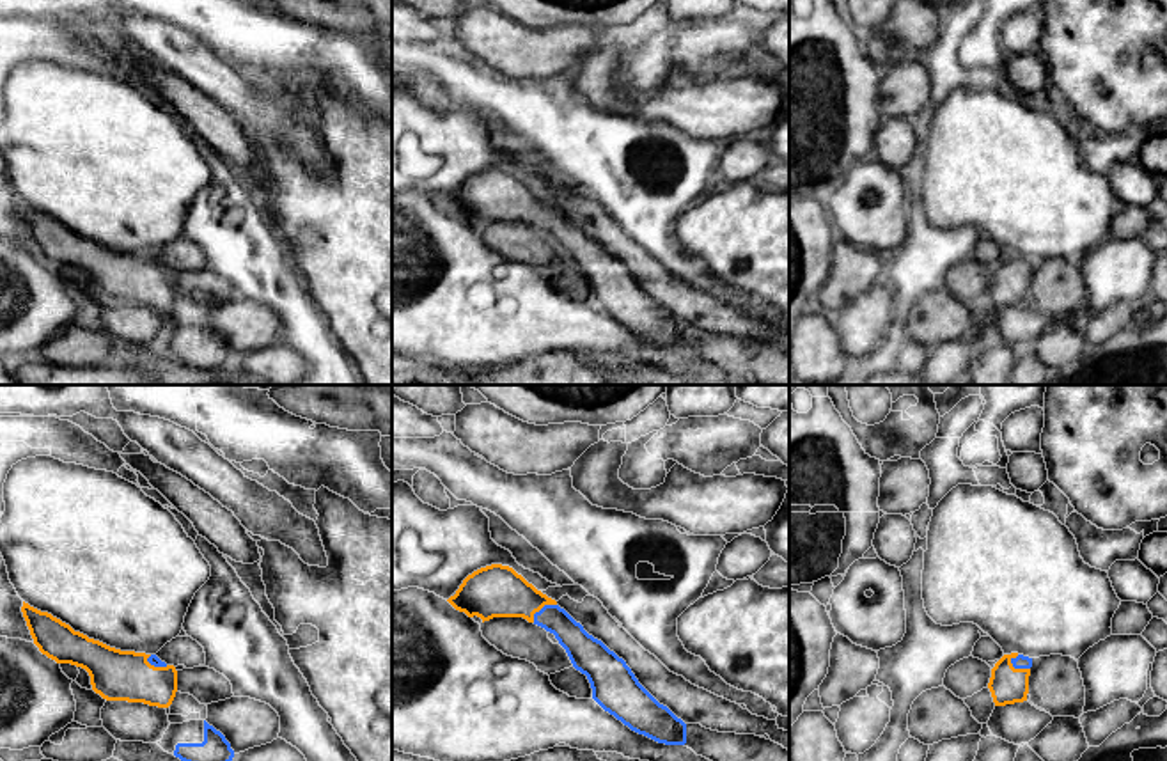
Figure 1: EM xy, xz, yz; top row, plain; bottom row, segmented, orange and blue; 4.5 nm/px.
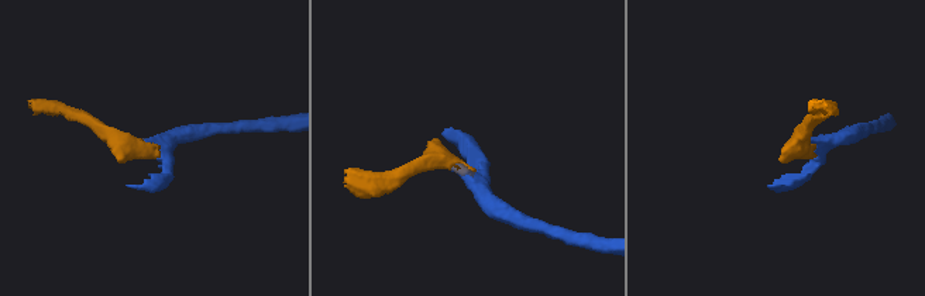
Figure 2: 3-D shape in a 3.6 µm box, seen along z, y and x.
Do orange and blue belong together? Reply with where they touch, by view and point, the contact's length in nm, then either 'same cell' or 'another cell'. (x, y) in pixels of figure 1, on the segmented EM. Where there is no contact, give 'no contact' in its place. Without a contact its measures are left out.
contact yz (1018, 669); length 110 nm; same cell

